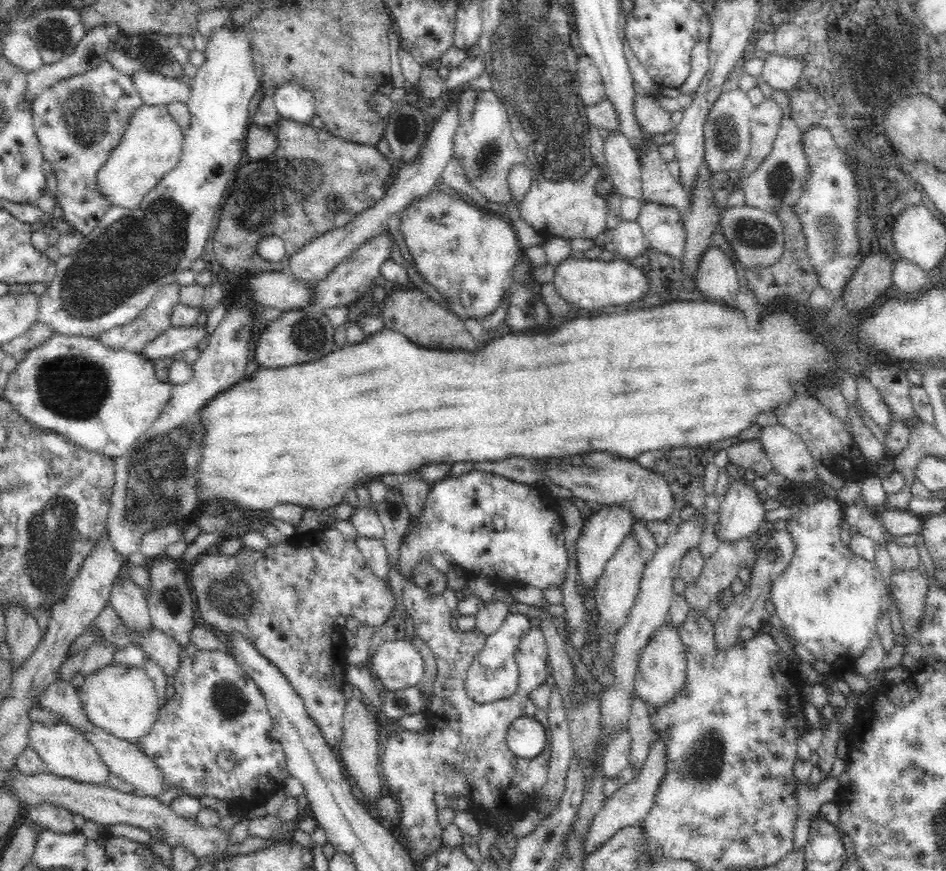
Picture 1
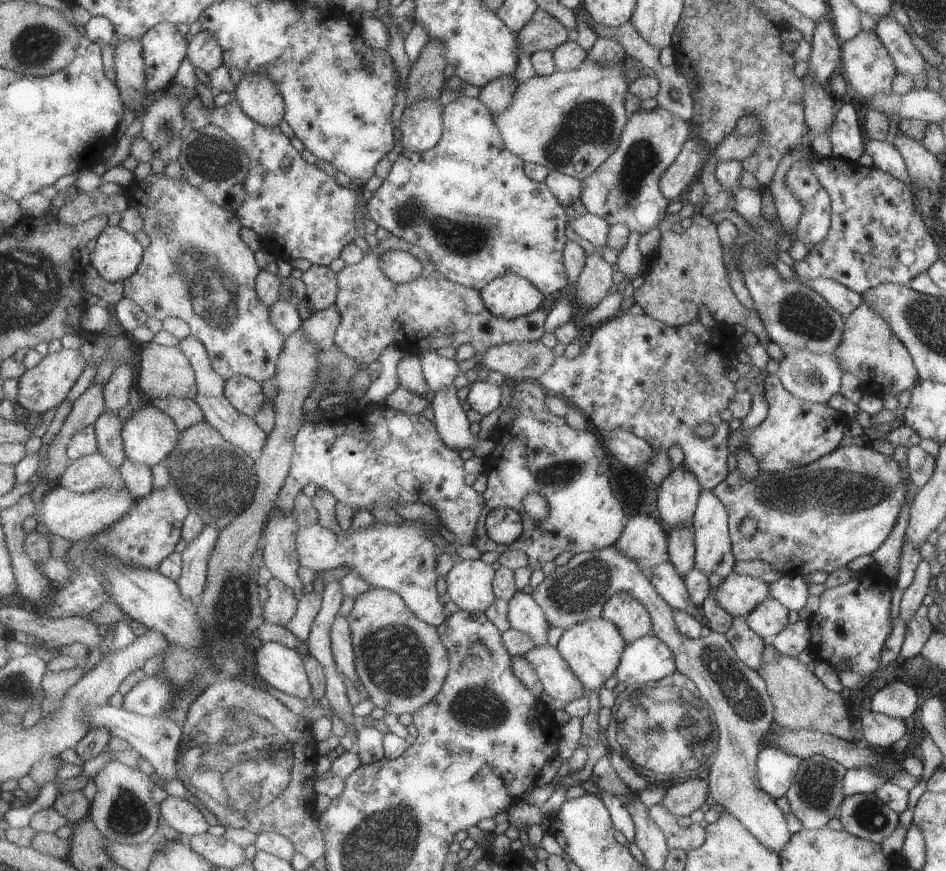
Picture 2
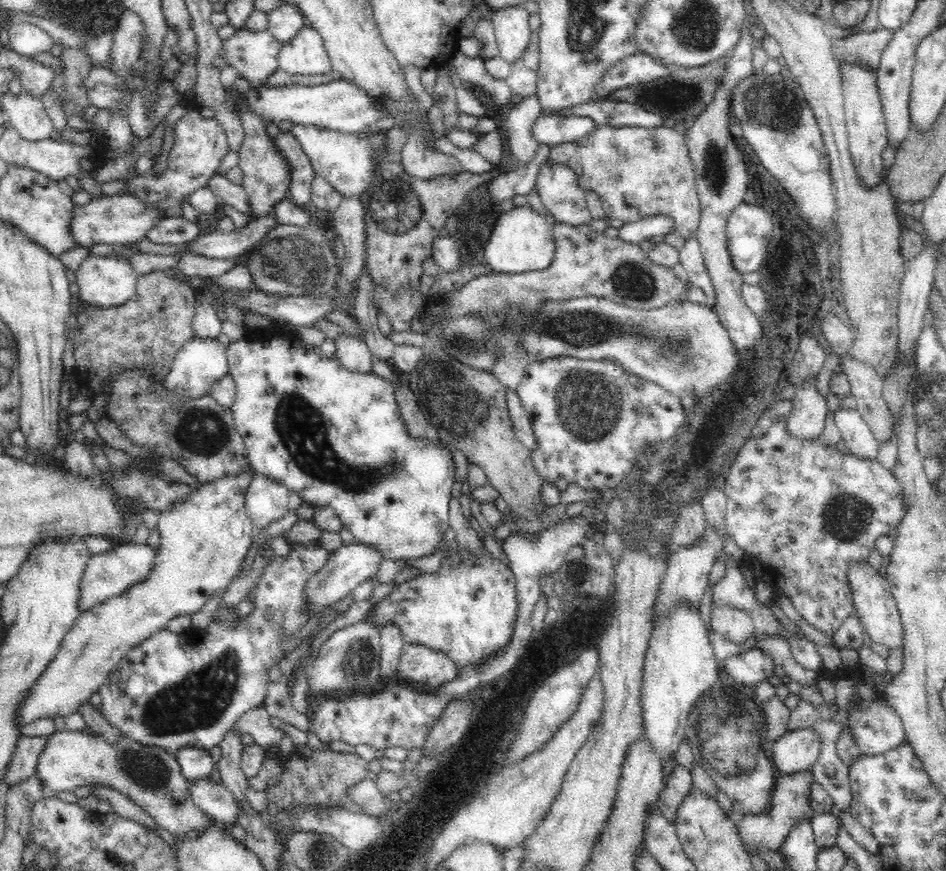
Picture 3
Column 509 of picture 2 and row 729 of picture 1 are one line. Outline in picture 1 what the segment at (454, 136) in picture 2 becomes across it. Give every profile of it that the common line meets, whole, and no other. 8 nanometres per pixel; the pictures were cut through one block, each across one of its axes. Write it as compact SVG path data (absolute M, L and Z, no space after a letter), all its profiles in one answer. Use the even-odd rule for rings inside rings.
M184 643L181 645L180 654L178 655L178 666L174 670L172 676L173 687L175 692L170 698L164 698L159 704L159 710L155 721L150 725L148 732L133 740L133 745L152 763L155 768L159 781L164 790L178 790L184 795L193 797L214 796L227 802L229 808L237 812L244 812L254 806L259 806L266 802L267 798L271 796L276 790L280 789L284 779L289 775L287 762L285 761L285 752L279 740L273 734L273 720L271 719L269 710L267 709L267 702L262 696L258 685L250 679L242 669L230 658L230 655L225 649L200 649L192 643Z

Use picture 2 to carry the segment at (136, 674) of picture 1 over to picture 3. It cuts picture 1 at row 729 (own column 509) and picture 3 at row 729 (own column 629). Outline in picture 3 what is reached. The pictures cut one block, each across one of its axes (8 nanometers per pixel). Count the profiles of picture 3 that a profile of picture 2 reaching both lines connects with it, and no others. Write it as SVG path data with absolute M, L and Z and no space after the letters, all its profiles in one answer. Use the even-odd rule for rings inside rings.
M65 728L48 736L46 748L34 768L34 773L44 783L46 794L54 796L54 792L72 791L78 786L88 785L116 789L148 812L158 827L168 830L175 837L188 831L198 834L212 822L212 818L200 810L192 799L188 780L175 753L156 744L142 745L115 728L113 741L91 732Z

